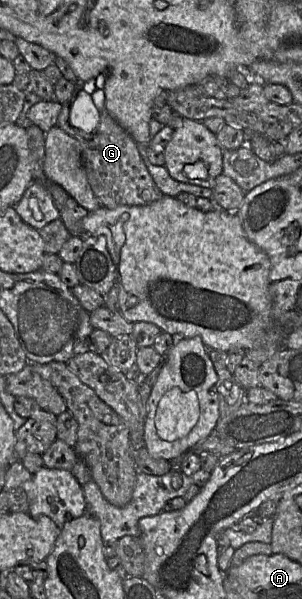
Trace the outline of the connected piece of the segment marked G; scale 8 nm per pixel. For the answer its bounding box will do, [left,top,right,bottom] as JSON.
[57,88,164,206]

